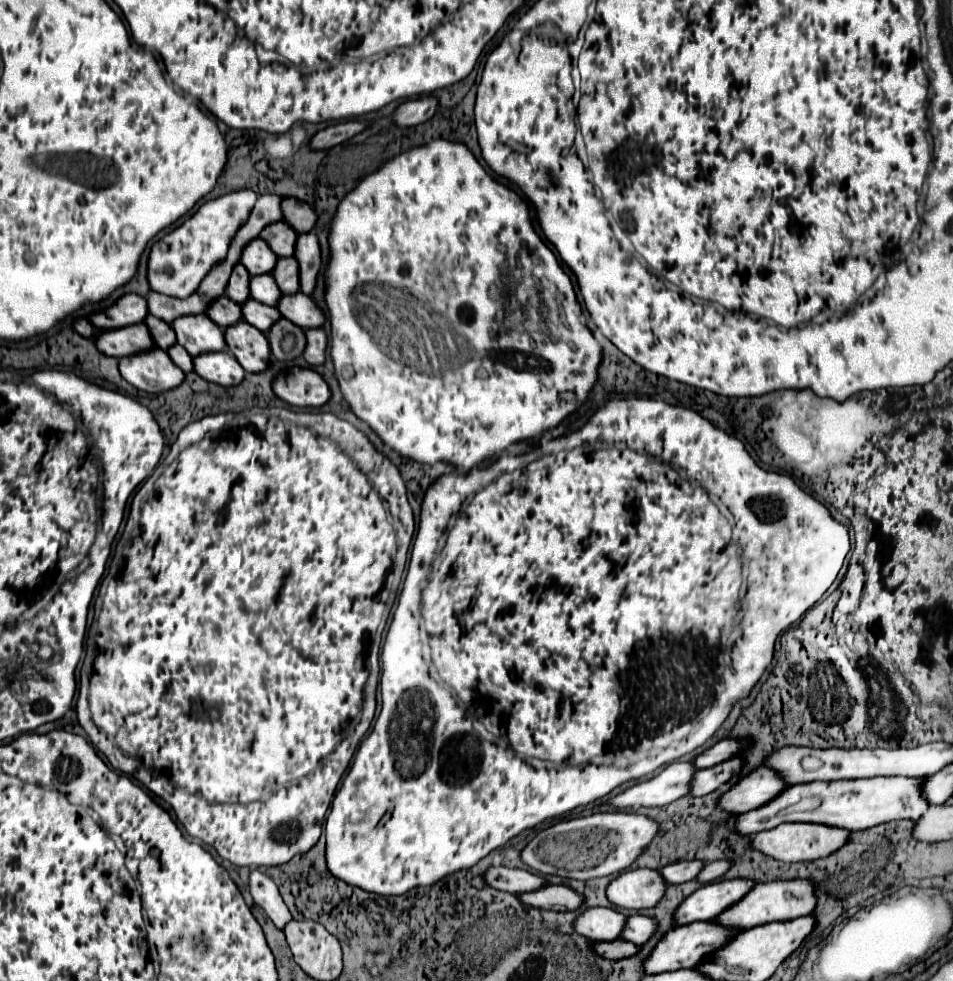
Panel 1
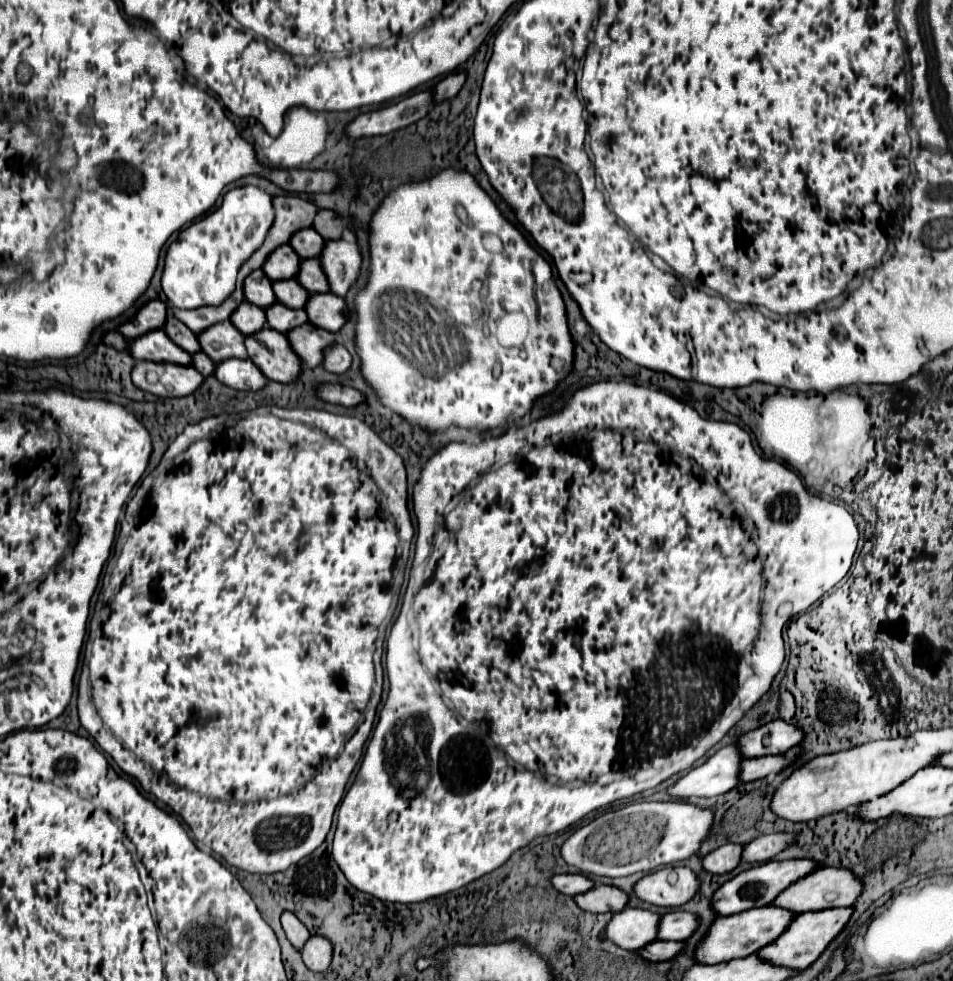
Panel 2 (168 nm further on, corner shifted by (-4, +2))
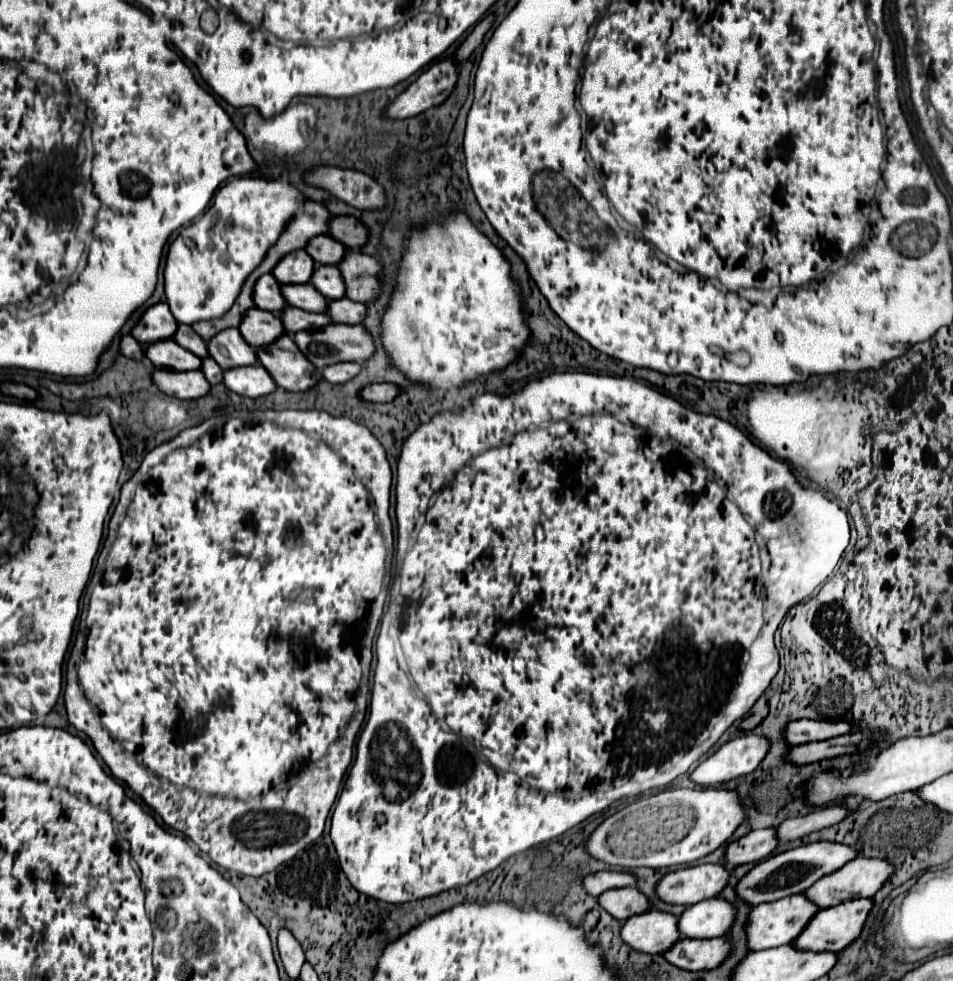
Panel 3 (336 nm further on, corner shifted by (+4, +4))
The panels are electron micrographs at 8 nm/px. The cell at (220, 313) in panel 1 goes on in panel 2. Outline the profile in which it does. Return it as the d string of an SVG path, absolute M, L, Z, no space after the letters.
M242 302L236 312L232 312L230 322L246 336L246 334L254 334L260 328L264 328L266 324L266 316L264 316L264 308L258 308L250 302Z

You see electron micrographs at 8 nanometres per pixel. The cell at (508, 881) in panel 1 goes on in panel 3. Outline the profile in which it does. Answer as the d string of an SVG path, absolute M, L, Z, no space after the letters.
M596 872L584 878L582 884L592 896L600 896L606 890L626 888L626 886L632 886L634 882L636 882L636 876L630 872Z

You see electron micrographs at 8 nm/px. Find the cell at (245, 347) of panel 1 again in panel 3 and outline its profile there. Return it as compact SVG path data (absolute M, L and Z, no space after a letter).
M290 336L278 338L272 346L264 346L258 352L258 360L266 366L276 384L290 392L306 392L322 380Z

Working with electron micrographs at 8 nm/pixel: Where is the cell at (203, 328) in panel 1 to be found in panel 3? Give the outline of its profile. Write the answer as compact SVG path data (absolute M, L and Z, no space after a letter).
M236 328L222 330L212 340L208 340L208 352L222 370L252 366L258 362L256 350L248 342L244 342L240 330Z

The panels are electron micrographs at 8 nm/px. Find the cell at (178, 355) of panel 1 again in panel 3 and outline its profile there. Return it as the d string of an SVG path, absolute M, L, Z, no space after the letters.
M204 358L202 360L202 372L204 372L204 376L206 376L206 380L210 382L210 384L220 384L222 380L224 380L224 372L222 372L222 368L214 362L214 358Z

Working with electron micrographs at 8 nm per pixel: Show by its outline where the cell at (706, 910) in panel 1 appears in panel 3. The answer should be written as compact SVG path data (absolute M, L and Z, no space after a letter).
M826 840L804 844L804 846L792 848L792 850L786 850L786 852L780 852L762 860L740 880L736 892L744 902L752 906L762 904L762 902L772 902L784 896L792 896L792 894L802 894L804 890L808 890L808 886L818 882L822 876L840 870L844 864L848 864L856 856L858 852L848 844L826 842Z

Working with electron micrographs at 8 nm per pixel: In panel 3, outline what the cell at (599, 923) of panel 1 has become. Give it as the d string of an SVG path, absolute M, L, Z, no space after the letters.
M660 910L628 918L622 926L622 940L634 950L646 954L664 954L680 938L678 918Z

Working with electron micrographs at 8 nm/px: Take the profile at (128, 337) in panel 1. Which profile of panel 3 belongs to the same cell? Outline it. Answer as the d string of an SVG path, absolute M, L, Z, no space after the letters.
M162 340L148 344L146 348L148 360L162 370L176 370L176 372L188 372L188 370L200 370L200 358L188 352L186 348L178 346L174 340Z

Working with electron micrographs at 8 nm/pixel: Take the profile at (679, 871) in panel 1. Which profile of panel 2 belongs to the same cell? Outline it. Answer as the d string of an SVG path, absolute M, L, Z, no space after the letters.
M724 844L718 850L714 850L702 858L702 870L710 872L710 874L730 872L740 864L740 852L742 852L742 846Z

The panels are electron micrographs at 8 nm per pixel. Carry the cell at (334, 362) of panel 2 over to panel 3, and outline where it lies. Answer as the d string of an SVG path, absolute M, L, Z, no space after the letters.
M340 362L340 364L332 364L328 368L324 368L322 376L326 380L330 380L332 384L344 384L348 380L352 380L354 376L358 376L360 372L360 364L356 362Z

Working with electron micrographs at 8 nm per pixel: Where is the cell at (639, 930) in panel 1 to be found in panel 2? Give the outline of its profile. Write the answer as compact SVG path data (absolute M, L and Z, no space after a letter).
M670 912L660 916L660 928L656 932L658 940L686 940L698 926L698 918L690 912Z

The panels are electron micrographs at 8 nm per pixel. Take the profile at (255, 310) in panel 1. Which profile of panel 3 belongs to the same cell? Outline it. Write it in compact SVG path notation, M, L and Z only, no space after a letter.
M294 306L284 308L280 318L282 318L288 334L296 334L300 330L320 330L320 328L332 324L328 314L312 314L312 312L304 312L300 308L294 308Z

